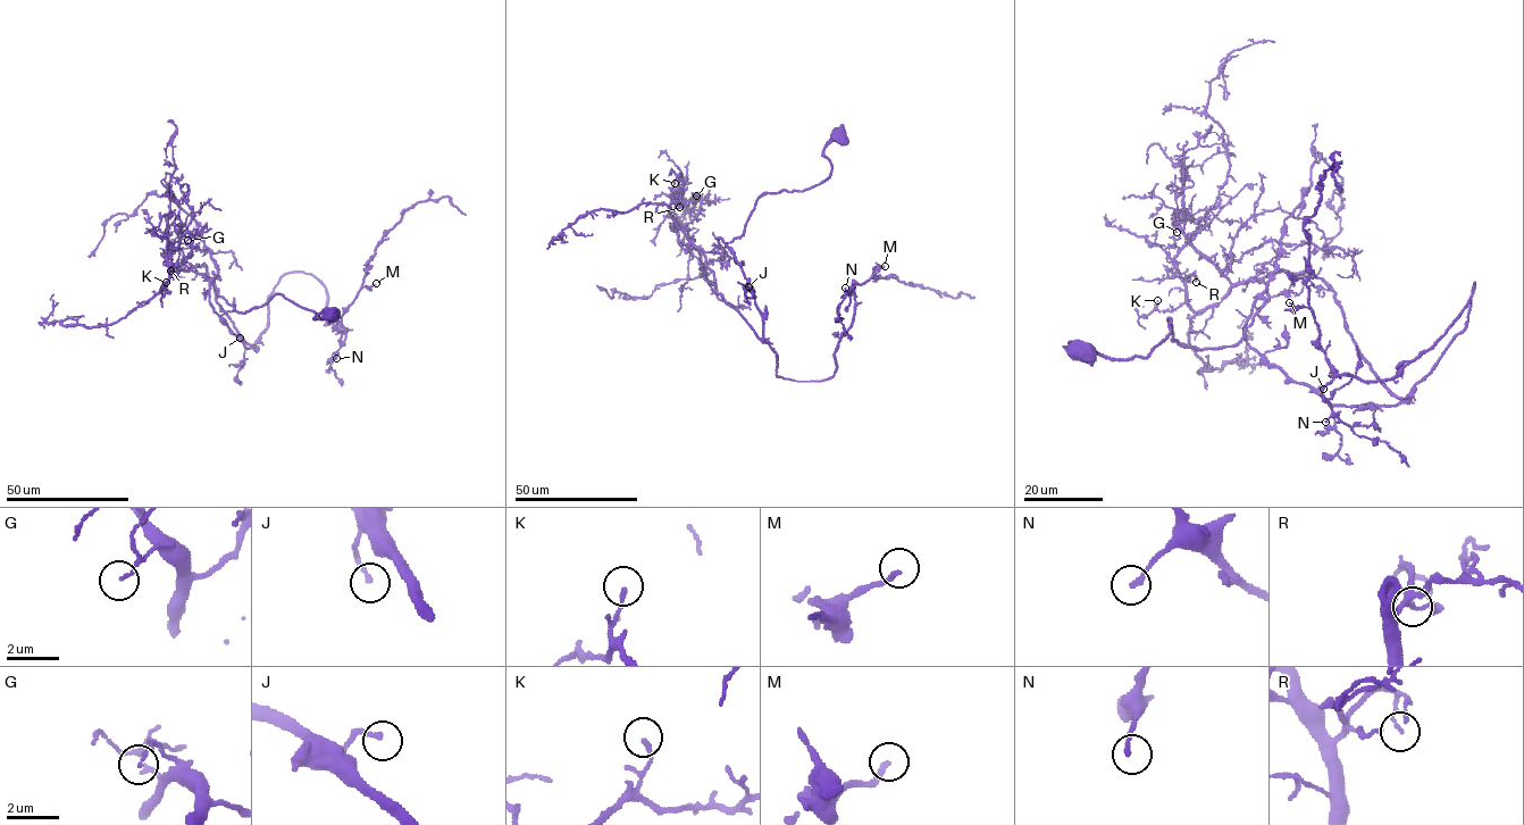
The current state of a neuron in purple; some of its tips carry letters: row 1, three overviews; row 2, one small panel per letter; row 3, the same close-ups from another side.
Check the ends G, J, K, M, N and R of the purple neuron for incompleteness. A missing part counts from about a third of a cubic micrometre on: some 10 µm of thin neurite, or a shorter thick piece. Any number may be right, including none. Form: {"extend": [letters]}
{"extend": ["M"]}

